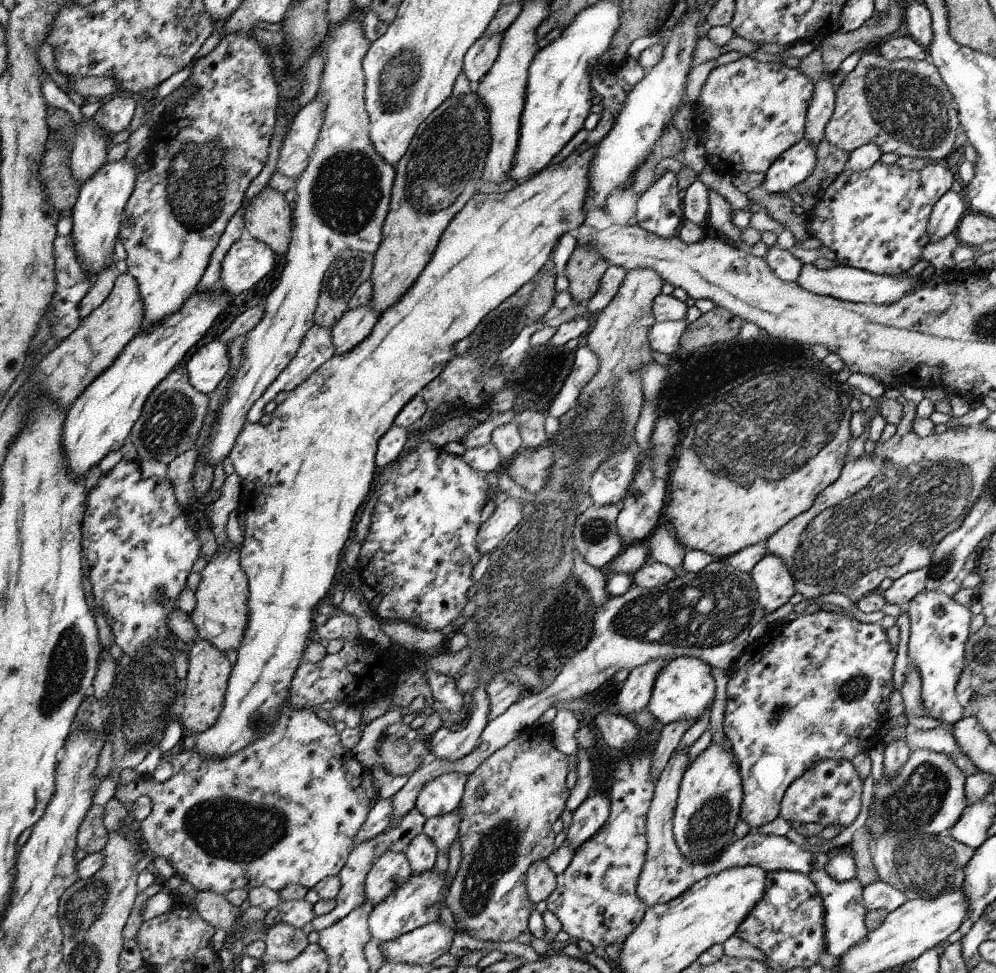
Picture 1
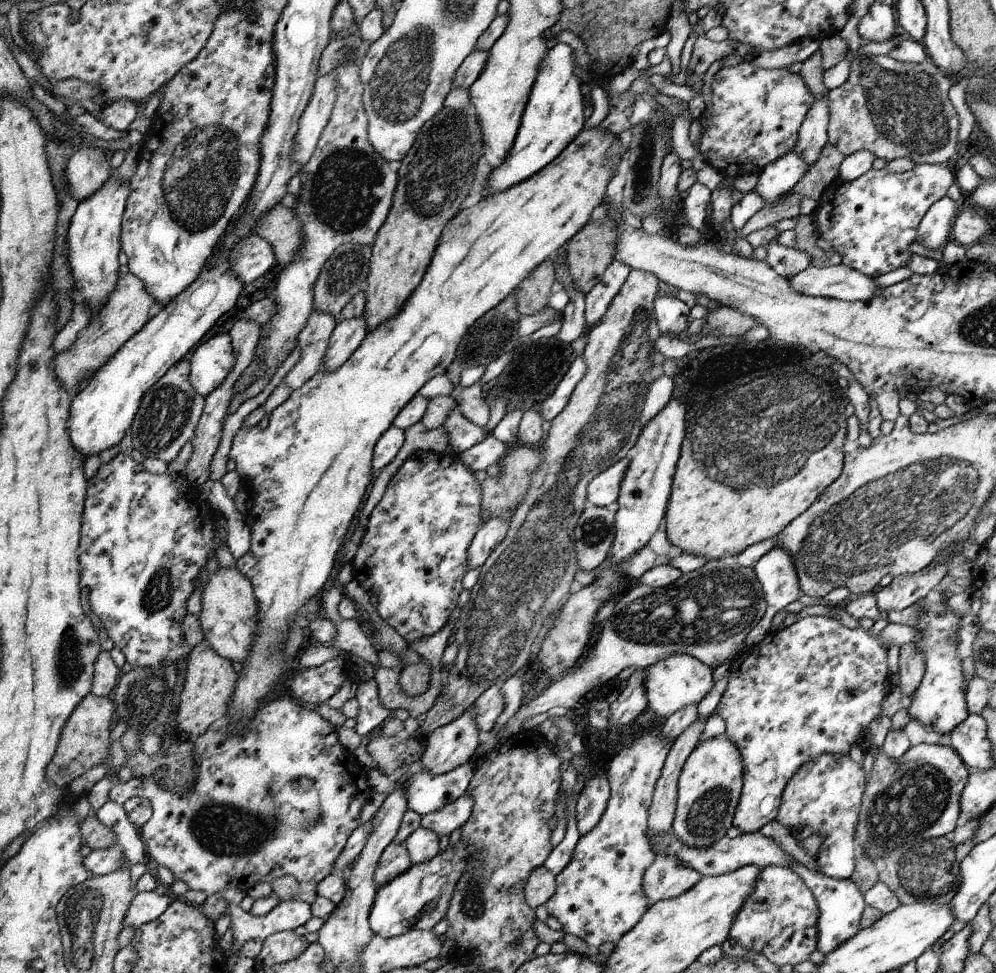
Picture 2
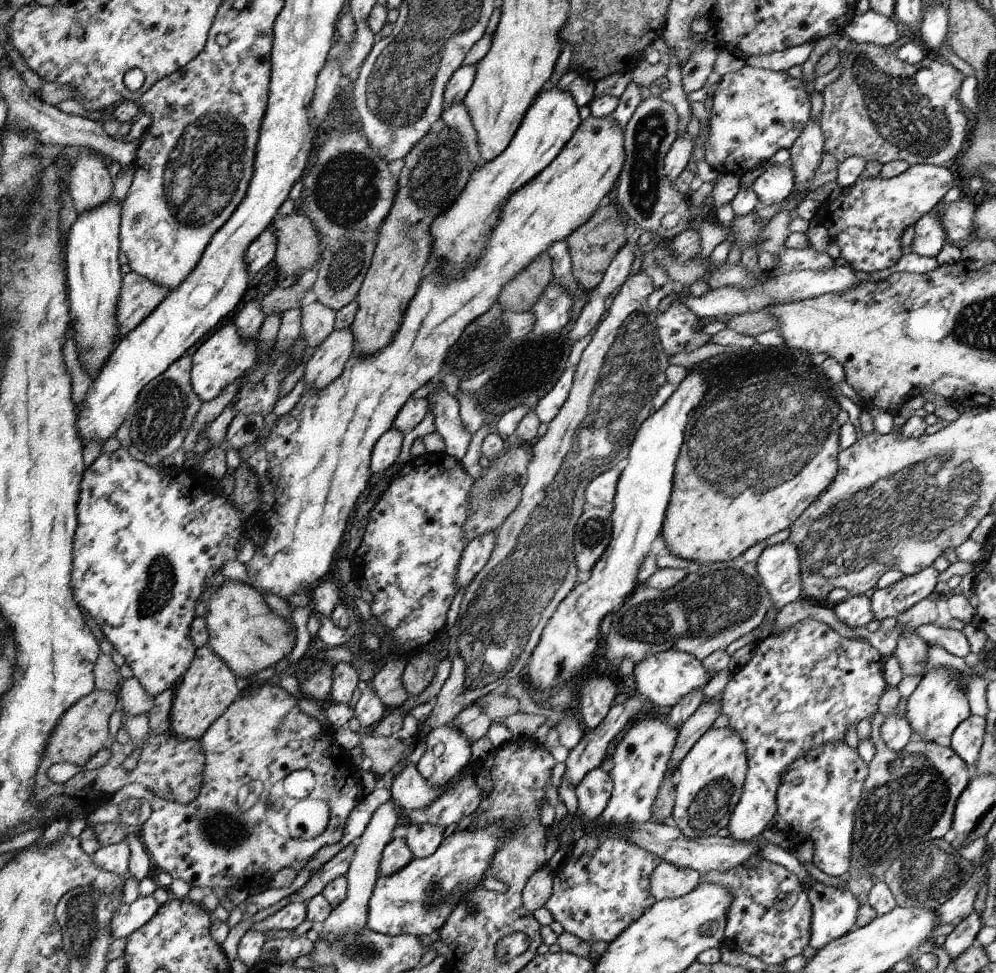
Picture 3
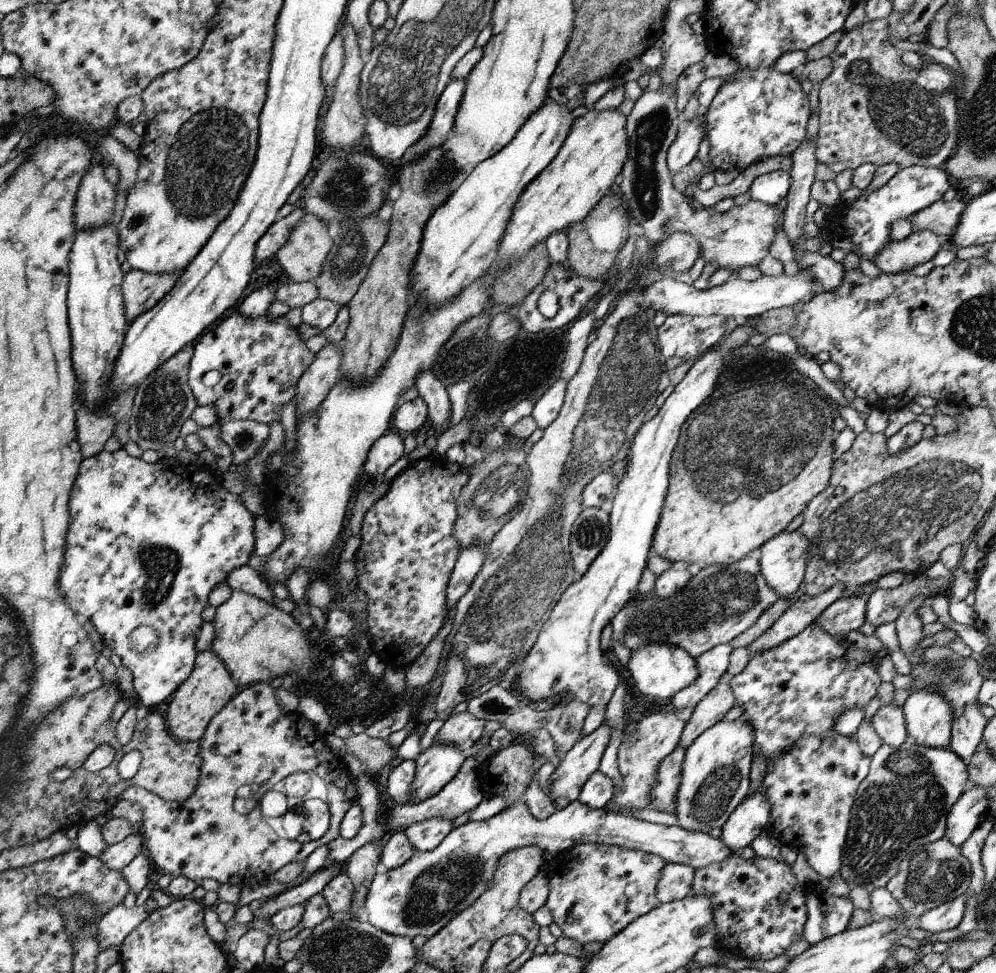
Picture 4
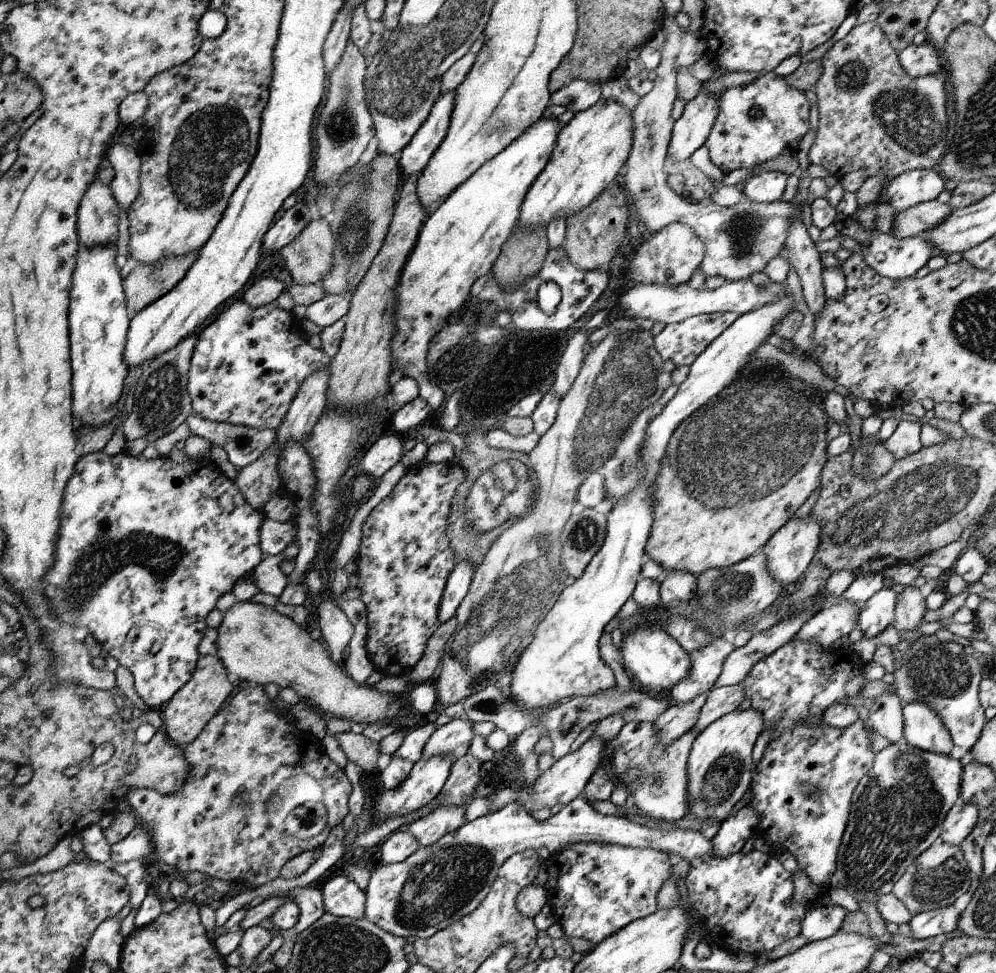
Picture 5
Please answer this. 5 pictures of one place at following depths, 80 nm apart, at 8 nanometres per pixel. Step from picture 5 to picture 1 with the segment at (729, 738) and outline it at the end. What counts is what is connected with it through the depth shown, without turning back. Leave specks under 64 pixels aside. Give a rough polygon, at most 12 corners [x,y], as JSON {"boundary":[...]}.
{"boundary":[[731,750],[684,771],[673,835],[694,865],[728,843],[743,801]]}

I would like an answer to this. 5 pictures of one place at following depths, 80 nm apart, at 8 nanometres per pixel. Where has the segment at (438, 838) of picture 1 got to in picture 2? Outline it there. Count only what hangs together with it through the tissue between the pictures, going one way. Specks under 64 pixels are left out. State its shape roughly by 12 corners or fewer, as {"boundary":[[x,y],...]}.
{"boundary":[[465,793],[458,800],[424,814],[421,826],[450,836],[468,821],[474,806]]}

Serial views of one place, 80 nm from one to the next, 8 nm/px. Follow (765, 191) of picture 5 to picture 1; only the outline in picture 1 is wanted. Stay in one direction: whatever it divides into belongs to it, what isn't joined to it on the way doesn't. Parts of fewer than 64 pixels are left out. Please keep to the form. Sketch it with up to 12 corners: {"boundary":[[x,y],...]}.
{"boundary":[[798,141],[773,162],[761,186],[786,193],[815,167],[816,147]]}

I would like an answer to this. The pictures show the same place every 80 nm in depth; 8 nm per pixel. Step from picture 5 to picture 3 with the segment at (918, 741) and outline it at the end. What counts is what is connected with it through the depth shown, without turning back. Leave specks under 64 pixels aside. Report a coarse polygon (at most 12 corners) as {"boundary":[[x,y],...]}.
{"boundary":[[948,666],[923,675],[904,718],[924,740],[952,737],[972,715]]}

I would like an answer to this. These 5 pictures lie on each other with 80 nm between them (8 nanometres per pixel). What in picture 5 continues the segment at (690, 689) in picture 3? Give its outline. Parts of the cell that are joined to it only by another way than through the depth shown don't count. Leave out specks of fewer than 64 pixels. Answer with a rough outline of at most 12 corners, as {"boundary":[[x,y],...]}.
{"boundary":[[658,625],[624,633],[625,668],[666,697],[692,670],[690,654]]}

